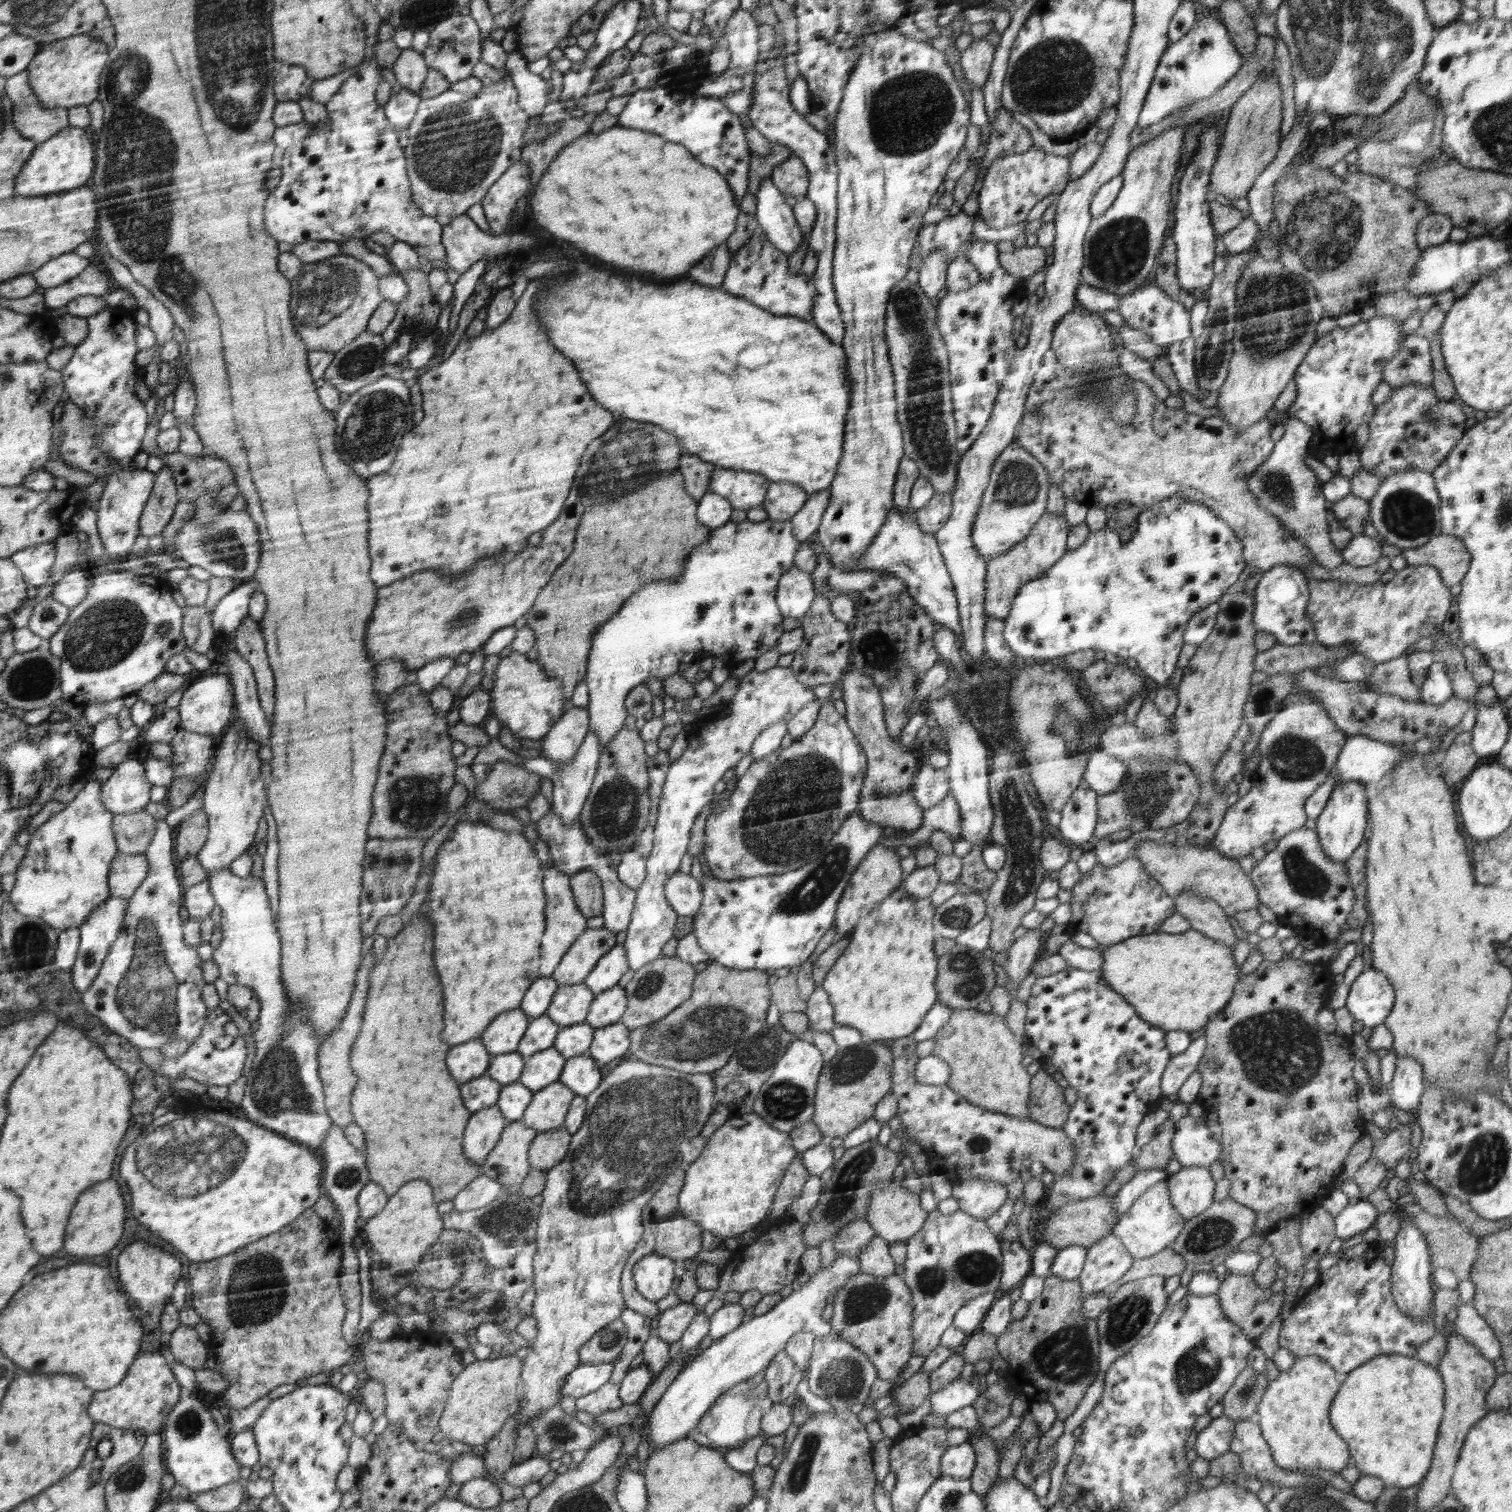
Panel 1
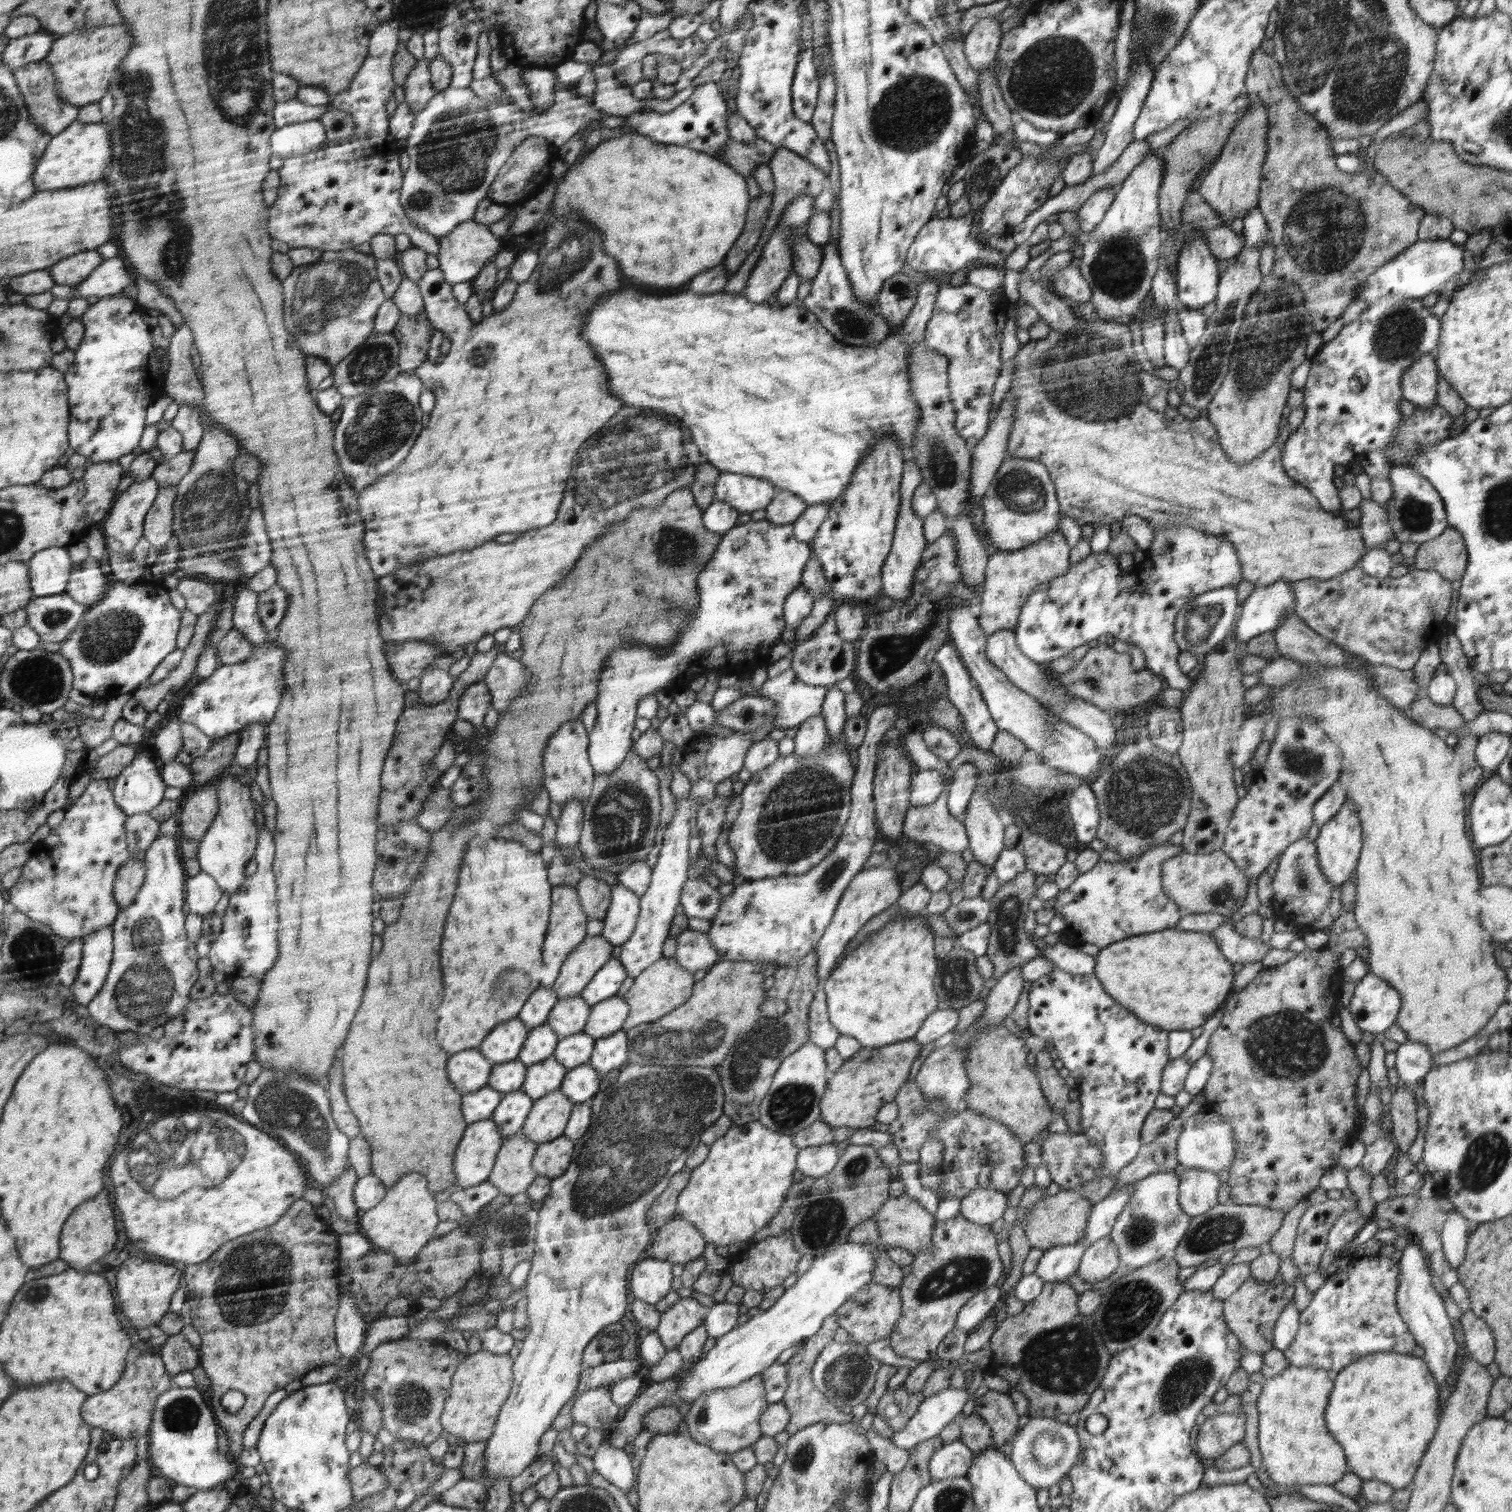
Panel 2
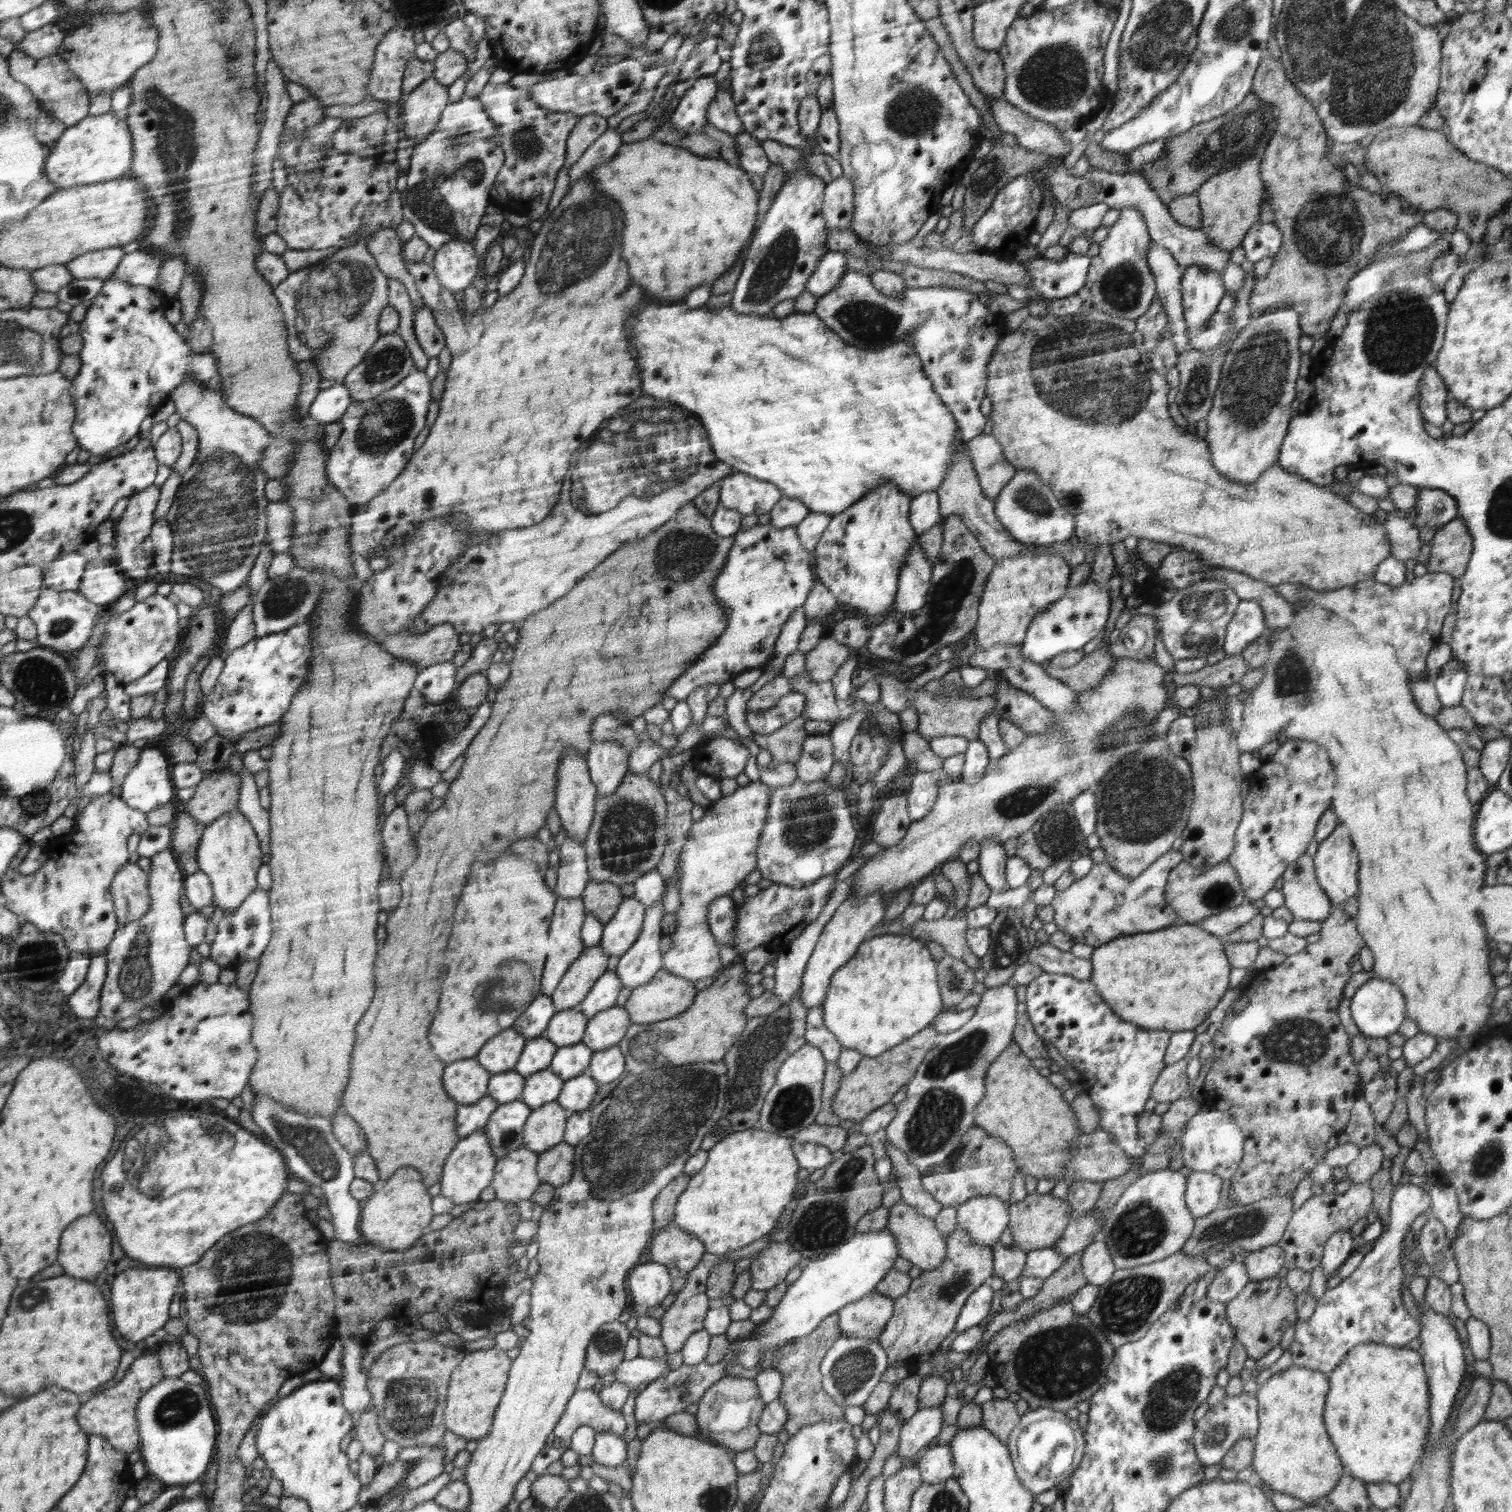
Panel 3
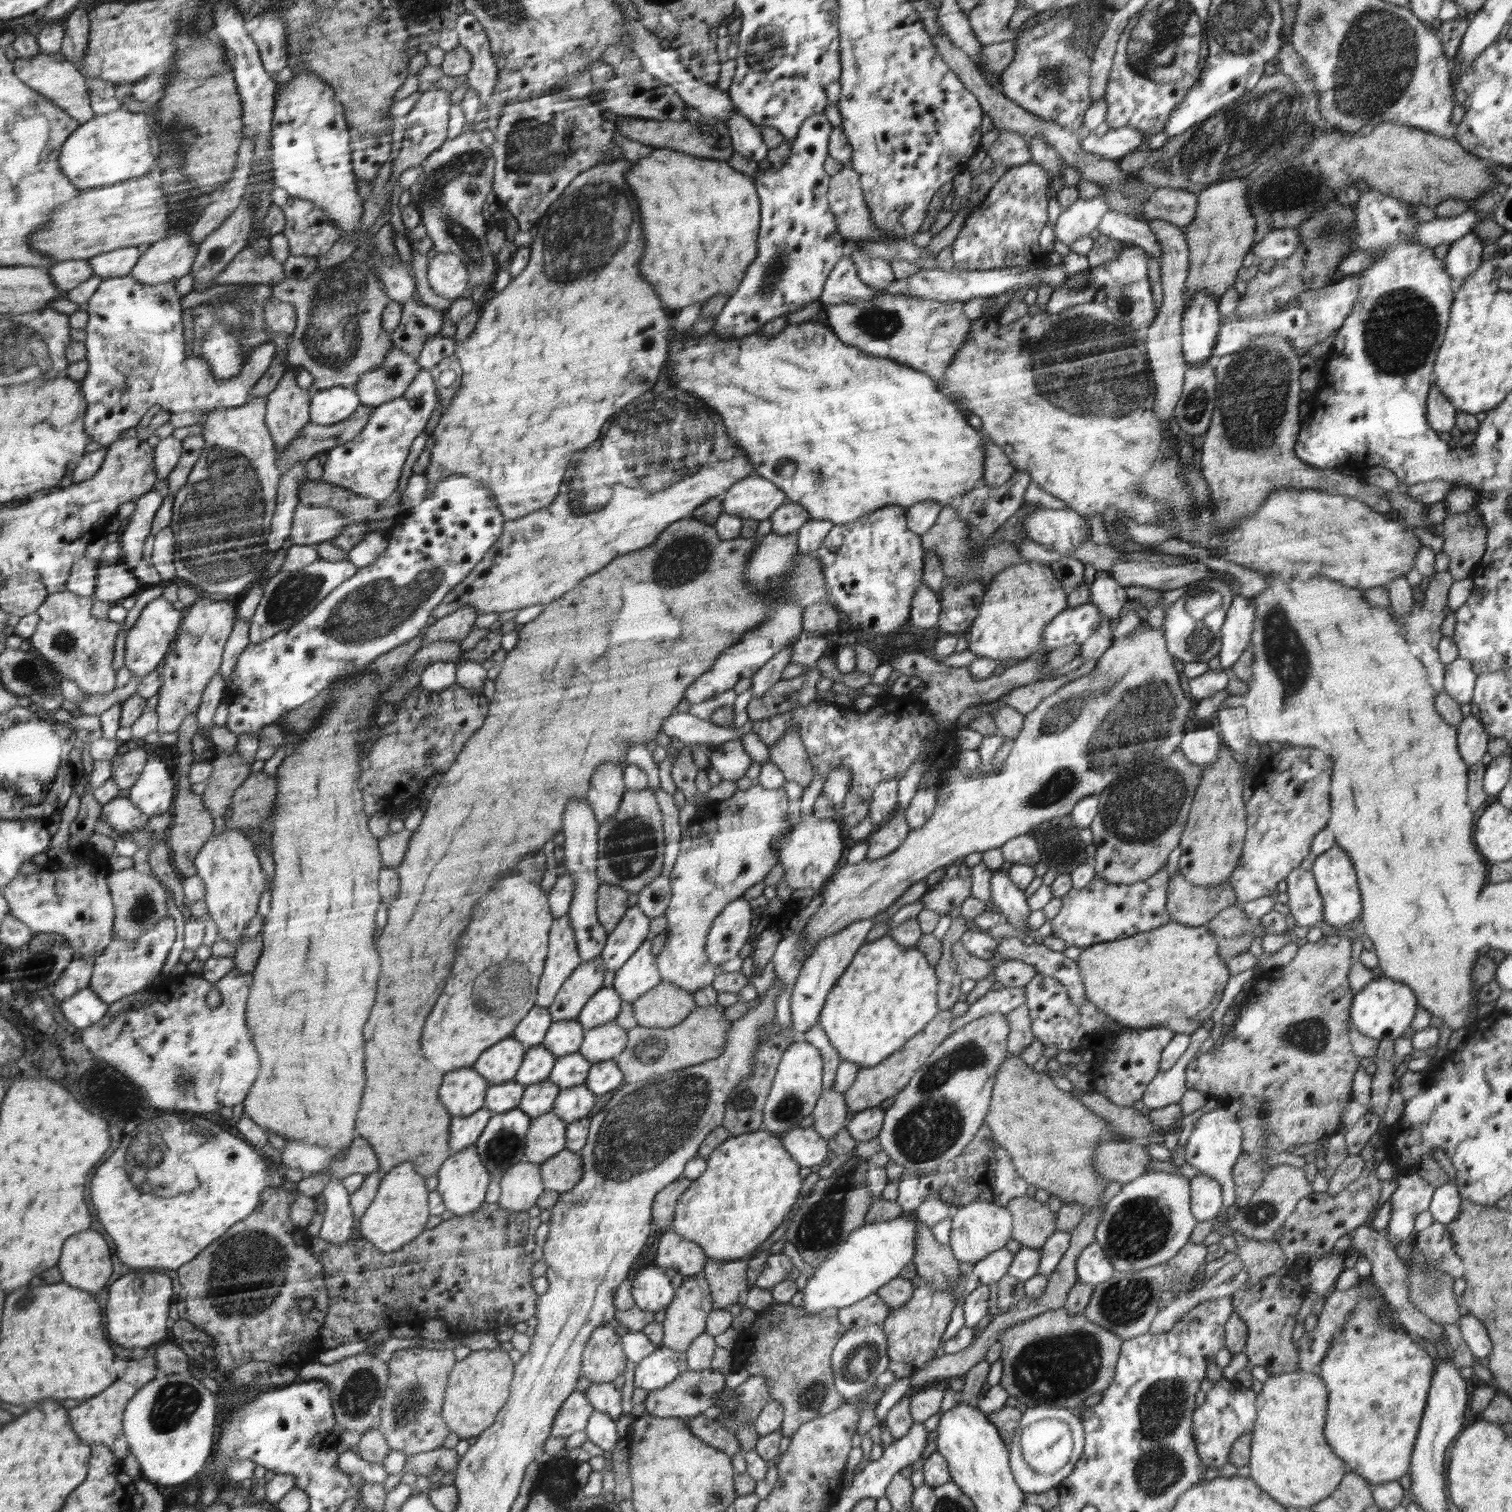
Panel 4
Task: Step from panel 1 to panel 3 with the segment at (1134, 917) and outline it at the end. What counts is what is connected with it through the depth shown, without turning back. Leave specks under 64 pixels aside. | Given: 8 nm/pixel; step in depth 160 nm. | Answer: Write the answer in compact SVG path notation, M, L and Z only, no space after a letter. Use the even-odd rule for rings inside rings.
M1170 849L1150 864L1142 874L1135 877L1127 877L1116 872L1110 868L1106 860L1095 864L1088 874L1075 880L1066 890L1057 892L1056 898L1049 904L1054 909L1053 921L1057 924L1058 931L1068 934L1076 943L1082 942L1098 948L1118 937L1154 932L1180 923L1177 912L1174 912L1166 902L1165 890L1169 872L1182 861L1182 851Z

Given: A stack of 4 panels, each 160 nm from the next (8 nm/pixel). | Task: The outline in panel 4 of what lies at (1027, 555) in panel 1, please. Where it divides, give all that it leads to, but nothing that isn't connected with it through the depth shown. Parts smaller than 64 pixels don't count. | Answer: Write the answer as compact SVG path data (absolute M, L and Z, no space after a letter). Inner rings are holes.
M1036 561L1009 566L987 586L973 625L965 634L967 648L979 657L1014 659L1017 664L1036 656L1043 658L1043 648L1038 648L1042 631L1066 607L1067 594L1051 566Z

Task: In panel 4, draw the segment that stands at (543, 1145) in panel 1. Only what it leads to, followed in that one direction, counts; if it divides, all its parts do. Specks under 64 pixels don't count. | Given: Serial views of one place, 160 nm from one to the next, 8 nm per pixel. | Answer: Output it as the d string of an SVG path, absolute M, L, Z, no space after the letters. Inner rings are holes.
M565 1149L541 1165L541 1177L546 1190L564 1193L572 1191L585 1175L580 1153Z

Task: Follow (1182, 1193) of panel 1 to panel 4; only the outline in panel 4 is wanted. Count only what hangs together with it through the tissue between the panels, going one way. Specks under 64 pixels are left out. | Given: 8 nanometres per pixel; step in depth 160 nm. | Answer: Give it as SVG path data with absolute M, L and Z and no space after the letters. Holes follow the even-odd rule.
M1200 1174L1192 1181L1190 1211L1197 1222L1206 1222L1218 1216L1223 1206L1222 1186L1210 1176Z

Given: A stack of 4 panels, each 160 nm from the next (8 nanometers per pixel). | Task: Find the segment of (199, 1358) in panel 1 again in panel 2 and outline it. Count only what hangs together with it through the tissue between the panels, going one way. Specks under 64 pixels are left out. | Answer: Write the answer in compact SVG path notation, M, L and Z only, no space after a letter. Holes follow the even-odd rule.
M182 1333L168 1337L162 1345L160 1356L165 1361L167 1371L171 1375L192 1371L198 1366L198 1350L194 1350L194 1347L186 1342Z

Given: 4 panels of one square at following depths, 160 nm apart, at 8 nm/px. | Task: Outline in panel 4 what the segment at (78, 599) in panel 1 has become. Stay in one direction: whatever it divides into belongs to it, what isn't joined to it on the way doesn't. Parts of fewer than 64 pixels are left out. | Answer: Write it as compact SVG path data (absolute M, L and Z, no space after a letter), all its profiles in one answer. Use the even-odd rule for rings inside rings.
M124 565L100 566L95 596L110 604L119 604L134 593L139 580Z

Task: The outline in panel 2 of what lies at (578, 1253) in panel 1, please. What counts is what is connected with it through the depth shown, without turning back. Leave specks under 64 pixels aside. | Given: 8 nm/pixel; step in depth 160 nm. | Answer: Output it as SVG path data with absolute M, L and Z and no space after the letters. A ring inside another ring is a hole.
M630 1063L626 1065L618 1074L618 1078L612 1082L602 1092L597 1092L596 1096L590 1100L592 1120L586 1133L576 1140L576 1150L573 1151L573 1162L564 1175L558 1176L552 1180L552 1191L542 1203L542 1208L538 1211L538 1223L535 1229L535 1253L530 1259L531 1268L526 1281L526 1295L528 1299L527 1316L529 1318L529 1326L526 1333L524 1344L520 1349L518 1360L514 1360L514 1386L510 1389L508 1398L500 1409L497 1421L494 1425L492 1437L486 1440L485 1449L485 1472L481 1482L487 1488L492 1479L504 1477L510 1480L513 1476L518 1476L527 1466L530 1466L536 1456L538 1456L538 1438L550 1428L552 1420L558 1416L558 1412L562 1410L562 1406L572 1398L572 1394L576 1394L577 1384L580 1382L580 1374L584 1370L584 1352L594 1338L605 1327L610 1324L617 1323L624 1316L626 1308L628 1308L628 1270L630 1266L636 1262L636 1258L640 1256L640 1252L646 1248L648 1240L650 1240L650 1232L648 1232L648 1223L646 1223L646 1213L650 1206L657 1200L657 1197L668 1186L672 1176L682 1171L685 1166L685 1161L690 1157L692 1151L700 1144L702 1133L713 1126L714 1123L723 1114L723 1104L725 1096L723 1095L723 1086L720 1082L720 1075L714 1067L702 1066L675 1066L675 1065L650 1065L636 1066Z

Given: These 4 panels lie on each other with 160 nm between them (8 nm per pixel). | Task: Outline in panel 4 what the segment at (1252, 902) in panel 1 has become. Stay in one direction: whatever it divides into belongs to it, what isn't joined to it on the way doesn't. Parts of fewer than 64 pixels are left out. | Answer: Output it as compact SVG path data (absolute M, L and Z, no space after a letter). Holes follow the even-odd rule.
M1182 873L1170 876L1166 908L1172 921L1191 927L1208 925L1219 912L1237 904L1229 880L1217 885L1198 886L1186 880Z

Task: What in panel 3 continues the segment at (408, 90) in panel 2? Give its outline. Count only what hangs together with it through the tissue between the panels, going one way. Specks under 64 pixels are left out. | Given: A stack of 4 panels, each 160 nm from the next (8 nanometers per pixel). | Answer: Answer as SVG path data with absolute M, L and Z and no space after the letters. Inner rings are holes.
M429 76L404 103L405 132L415 144L432 132L440 113L449 104L449 87Z

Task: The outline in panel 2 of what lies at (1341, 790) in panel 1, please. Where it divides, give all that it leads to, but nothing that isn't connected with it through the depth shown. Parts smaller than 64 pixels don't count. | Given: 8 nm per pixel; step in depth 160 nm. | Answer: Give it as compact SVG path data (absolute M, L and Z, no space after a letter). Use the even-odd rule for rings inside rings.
M1345 800L1338 814L1334 814L1332 820L1320 827L1319 835L1313 843L1317 846L1318 864L1324 876L1332 884L1340 887L1355 871L1362 848L1362 827L1356 807Z

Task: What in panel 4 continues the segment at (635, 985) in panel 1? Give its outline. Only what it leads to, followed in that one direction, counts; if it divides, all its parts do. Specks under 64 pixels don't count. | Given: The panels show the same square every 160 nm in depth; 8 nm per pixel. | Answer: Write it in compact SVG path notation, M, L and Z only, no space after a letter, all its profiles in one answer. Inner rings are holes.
M664 981L631 1003L637 1024L650 1028L676 1026L696 1008L690 992Z

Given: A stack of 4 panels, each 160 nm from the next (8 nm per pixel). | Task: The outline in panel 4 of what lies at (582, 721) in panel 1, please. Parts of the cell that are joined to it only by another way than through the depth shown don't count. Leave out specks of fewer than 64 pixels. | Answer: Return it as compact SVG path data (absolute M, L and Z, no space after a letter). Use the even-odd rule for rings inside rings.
M587 799L570 802L570 808L566 808L566 828L562 828L565 838L562 864L566 867L566 873L570 873L575 882L574 896L567 915L571 920L571 927L574 928L578 956L581 956L582 963L601 957L607 939L607 932L597 919L597 890L602 885L597 877L599 827Z

